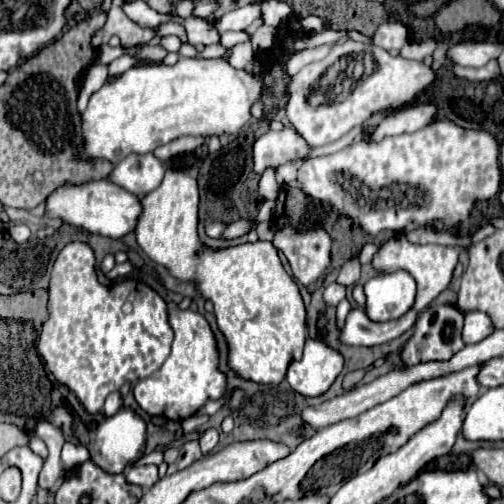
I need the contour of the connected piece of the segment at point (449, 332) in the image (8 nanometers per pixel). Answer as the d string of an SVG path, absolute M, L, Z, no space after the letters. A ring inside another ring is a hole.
M429 306L425 312L419 314L419 318L415 322L415 332L403 350L403 366L451 358L455 352L459 352L465 346L461 340L461 328L463 328L463 314L457 308Z

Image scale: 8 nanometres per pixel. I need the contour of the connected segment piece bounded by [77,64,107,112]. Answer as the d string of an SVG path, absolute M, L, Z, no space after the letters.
M95 64L87 74L85 74L85 82L83 82L83 88L81 88L81 94L79 94L79 102L77 102L77 108L83 112L89 104L89 98L107 82L107 66L103 64Z

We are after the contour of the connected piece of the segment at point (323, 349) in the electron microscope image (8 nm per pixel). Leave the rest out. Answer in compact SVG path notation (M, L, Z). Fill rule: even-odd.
M323 314L317 318L317 338L309 338L305 342L305 350L301 360L293 360L287 370L287 382L291 388L303 396L319 396L323 394L333 380L339 376L343 368L343 356L339 350L331 348L323 340L323 332L327 328L327 320Z

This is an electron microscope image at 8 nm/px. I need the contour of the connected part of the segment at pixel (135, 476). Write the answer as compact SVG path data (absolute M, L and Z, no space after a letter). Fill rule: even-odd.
M129 466L125 470L125 480L147 490L157 482L157 466Z

